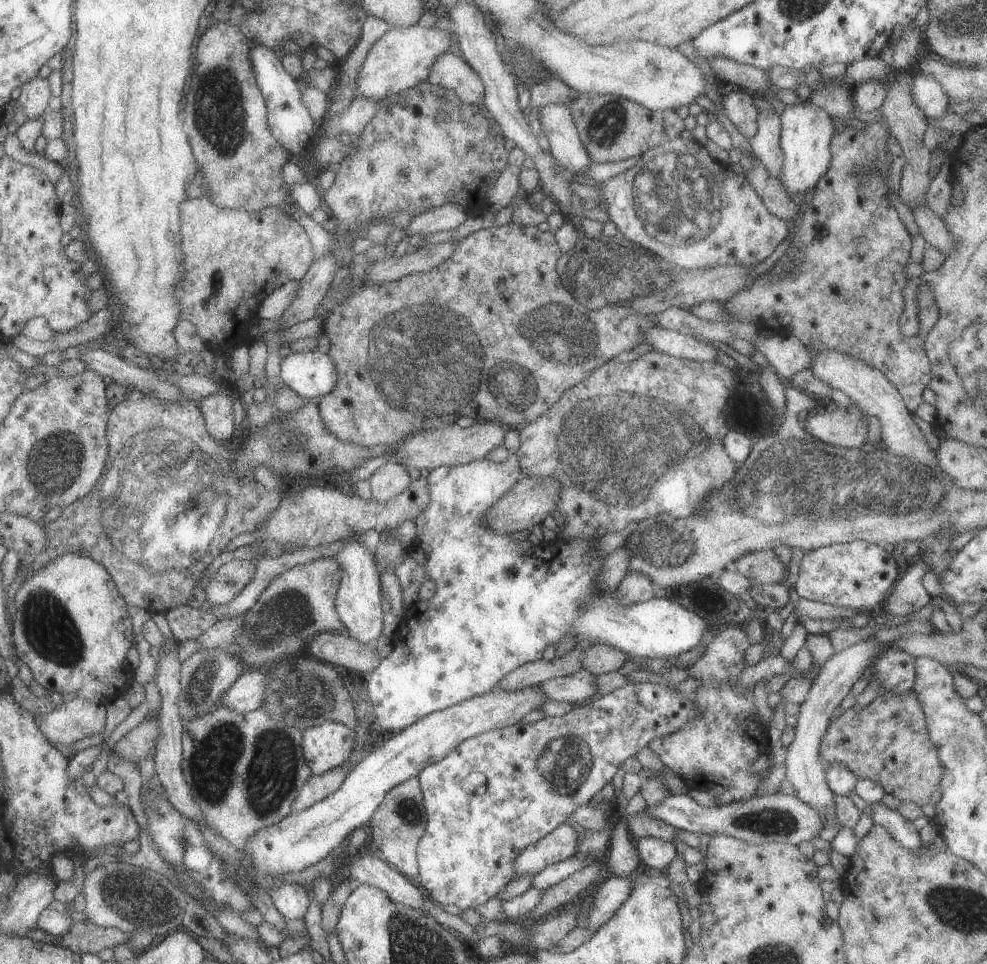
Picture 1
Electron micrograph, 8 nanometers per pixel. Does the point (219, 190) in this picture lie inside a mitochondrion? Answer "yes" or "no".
no

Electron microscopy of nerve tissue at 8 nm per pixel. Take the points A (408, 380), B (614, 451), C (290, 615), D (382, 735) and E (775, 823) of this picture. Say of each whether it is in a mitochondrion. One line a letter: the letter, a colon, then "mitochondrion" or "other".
A: mitochondrion
B: mitochondrion
C: mitochondrion
D: other
E: mitochondrion

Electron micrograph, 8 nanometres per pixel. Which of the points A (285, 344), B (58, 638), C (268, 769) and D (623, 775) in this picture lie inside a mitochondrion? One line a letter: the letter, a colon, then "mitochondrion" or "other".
A: other
B: mitochondrion
C: mitochondrion
D: other

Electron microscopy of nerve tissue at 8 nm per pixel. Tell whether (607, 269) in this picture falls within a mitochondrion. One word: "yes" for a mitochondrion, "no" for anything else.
yes

